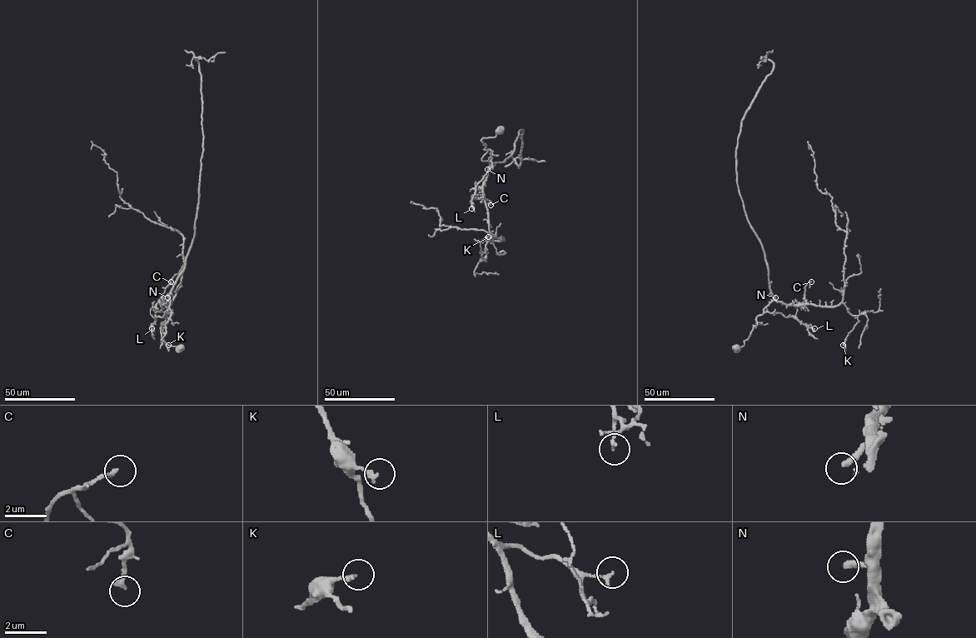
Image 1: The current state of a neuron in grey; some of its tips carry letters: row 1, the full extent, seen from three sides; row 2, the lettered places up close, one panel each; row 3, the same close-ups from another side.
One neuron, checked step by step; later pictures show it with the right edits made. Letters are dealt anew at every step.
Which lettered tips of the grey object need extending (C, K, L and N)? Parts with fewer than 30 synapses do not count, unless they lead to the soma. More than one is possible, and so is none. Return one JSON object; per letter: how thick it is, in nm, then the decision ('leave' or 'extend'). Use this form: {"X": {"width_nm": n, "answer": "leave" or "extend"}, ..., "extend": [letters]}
{"C": {"width_nm": 240, "answer": "leave"}, "K": {"width_nm": 220, "answer": "leave"}, "L": {"width_nm": 170, "answer": "leave"}, "N": {"width_nm": 280, "answer": "extend"}, "extend": ["N"]}

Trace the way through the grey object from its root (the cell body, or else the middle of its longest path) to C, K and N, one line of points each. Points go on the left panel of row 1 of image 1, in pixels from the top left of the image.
C: (181, 349), (161, 340), (171, 313), (170, 300), (163, 305), (163, 294), (171, 281)
K: (181, 349), (161, 340), (171, 313), (170, 300), (163, 305), (169, 306), (171, 303), (161, 330), (168, 345)
N: (181, 349), (169, 346), (161, 340), (166, 332), (165, 324), (171, 313), (170, 298), (167, 297)

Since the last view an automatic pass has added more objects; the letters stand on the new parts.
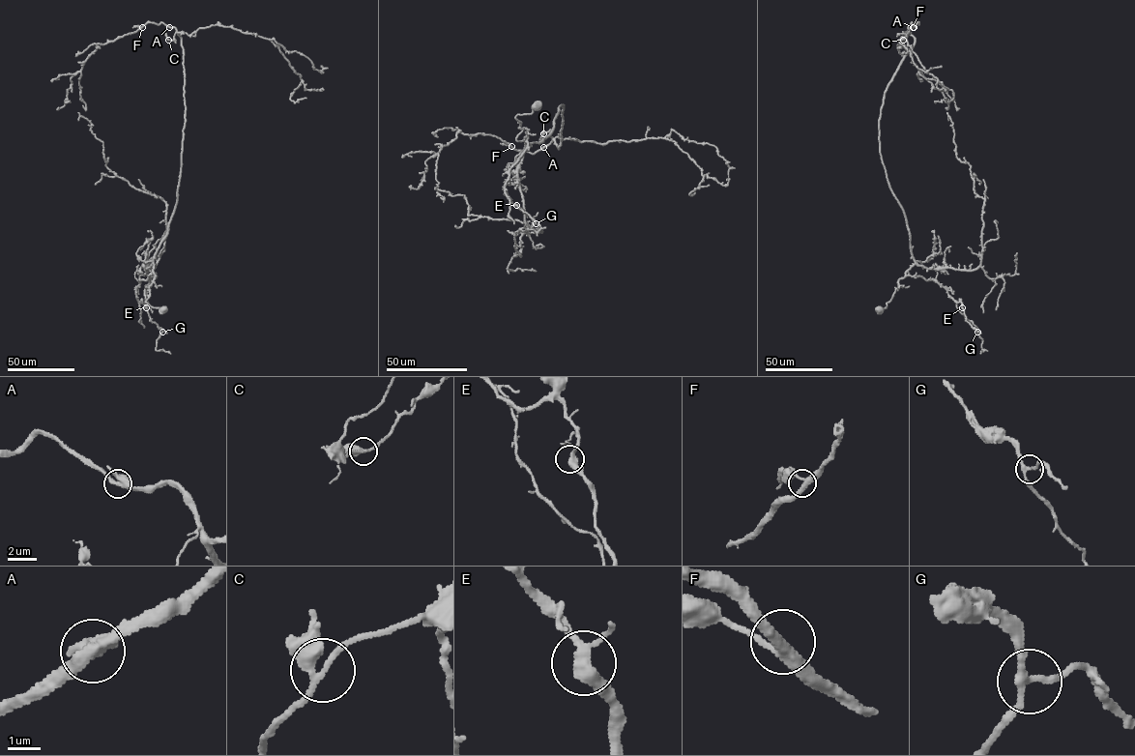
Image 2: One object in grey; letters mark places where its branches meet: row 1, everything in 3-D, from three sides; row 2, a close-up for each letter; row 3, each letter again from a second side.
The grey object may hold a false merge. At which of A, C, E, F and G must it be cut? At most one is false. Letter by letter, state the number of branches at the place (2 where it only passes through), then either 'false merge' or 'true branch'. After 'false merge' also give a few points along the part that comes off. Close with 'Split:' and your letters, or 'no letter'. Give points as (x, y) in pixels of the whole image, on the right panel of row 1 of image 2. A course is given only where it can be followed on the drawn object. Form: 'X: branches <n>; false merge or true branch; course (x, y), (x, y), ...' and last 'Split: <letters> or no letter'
A: branches 3; true branch
C: branches 3; true branch
E: branches 3; true branch
F: branches 3; true branch
G: branches 3; true branch
Split: no letter

